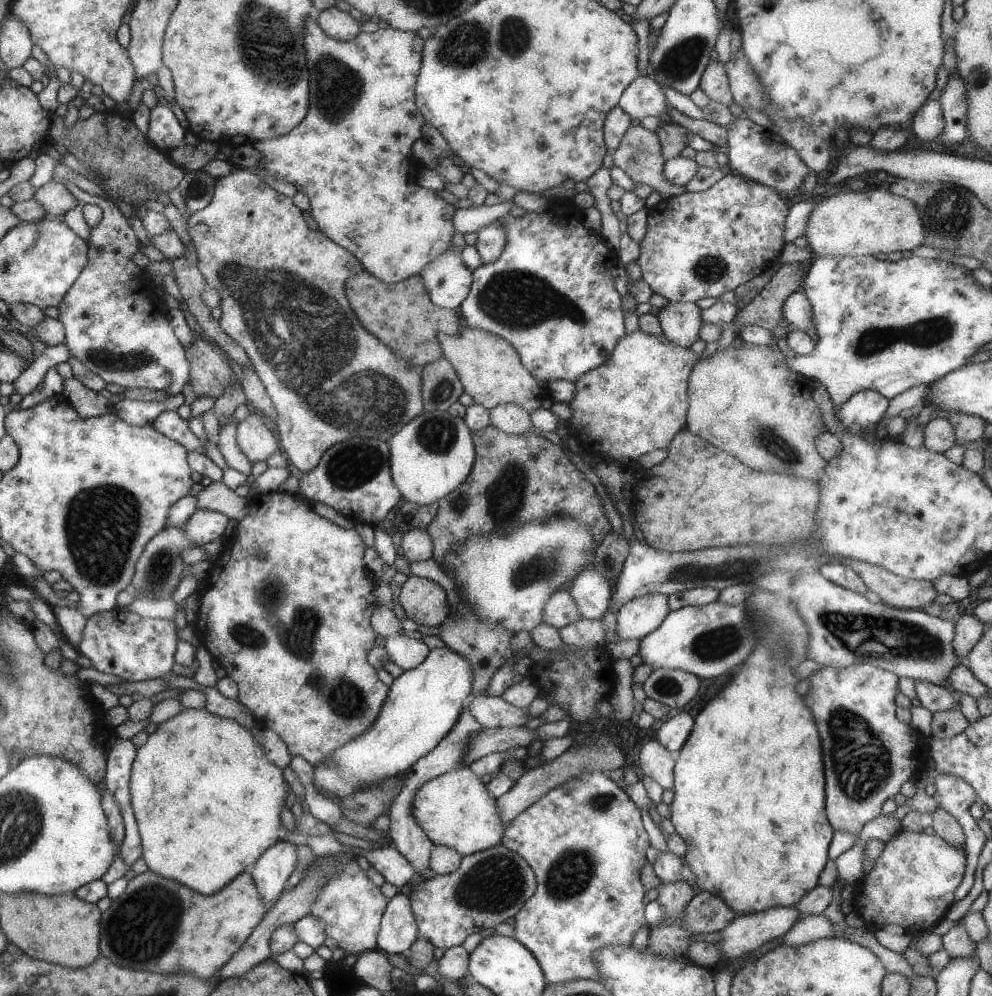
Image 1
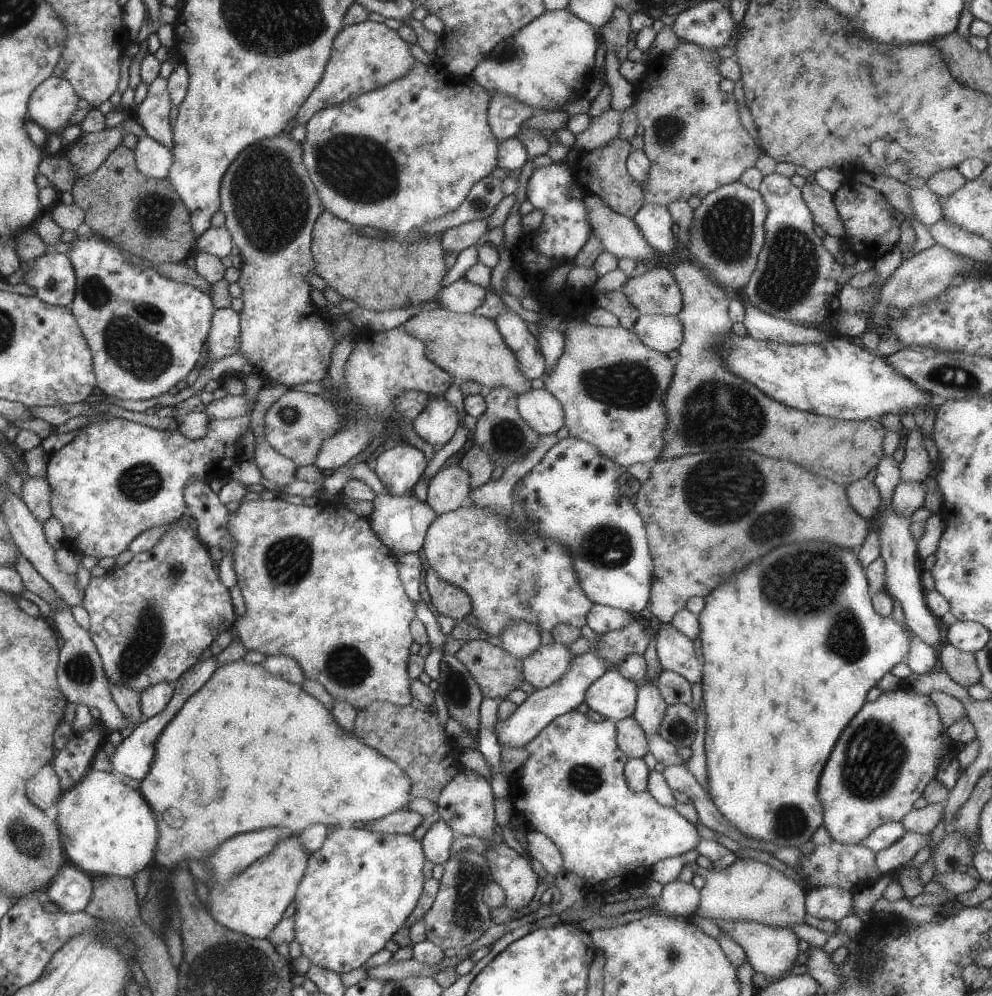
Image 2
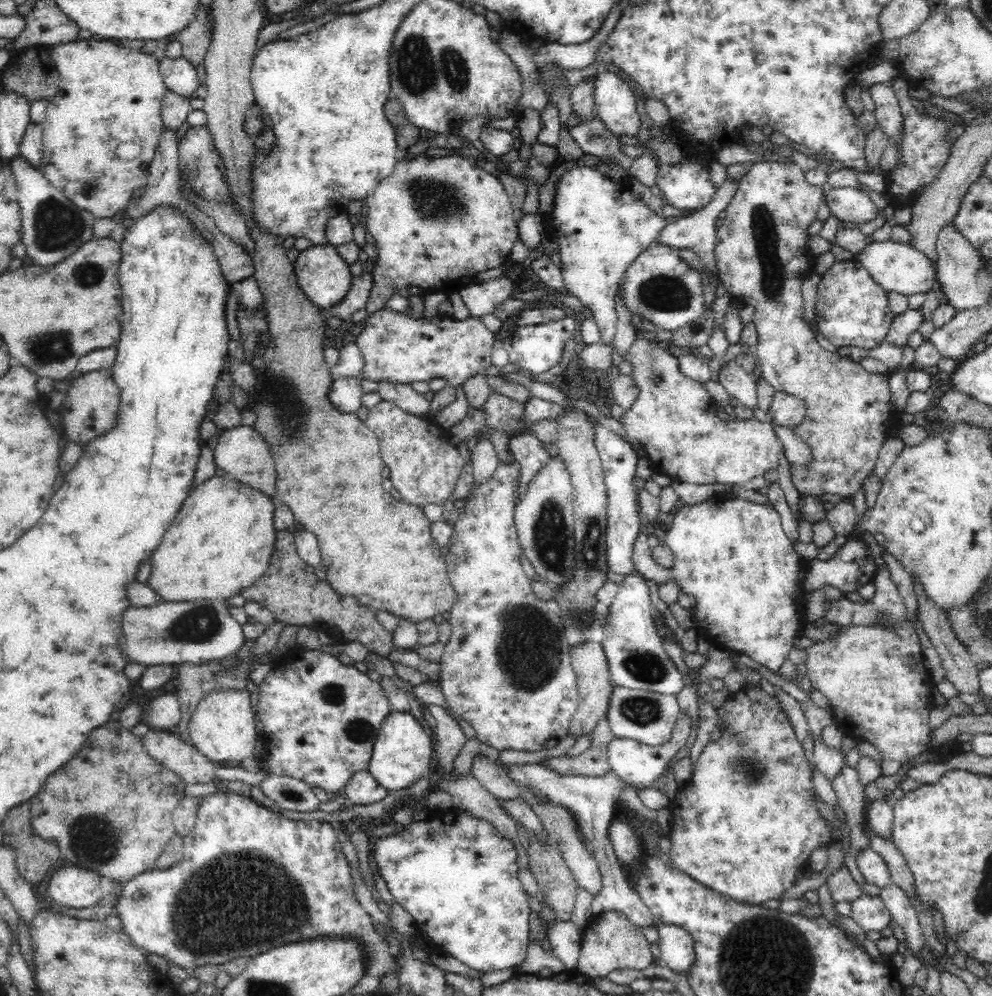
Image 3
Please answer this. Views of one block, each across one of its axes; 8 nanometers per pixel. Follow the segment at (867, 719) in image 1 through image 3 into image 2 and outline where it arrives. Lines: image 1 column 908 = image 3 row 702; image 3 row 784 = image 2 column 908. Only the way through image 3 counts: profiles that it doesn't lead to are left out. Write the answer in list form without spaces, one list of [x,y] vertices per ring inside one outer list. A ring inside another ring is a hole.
[[[899,686],[893,692],[881,692],[875,702],[865,702],[839,734],[817,782],[817,800],[823,806],[823,826],[833,842],[847,846],[859,844],[875,828],[887,822],[901,822],[903,816],[913,810],[913,802],[923,796],[927,782],[935,778],[941,758],[947,754],[953,756],[953,744],[955,742],[941,724],[937,706],[929,696],[917,694],[907,686]]]

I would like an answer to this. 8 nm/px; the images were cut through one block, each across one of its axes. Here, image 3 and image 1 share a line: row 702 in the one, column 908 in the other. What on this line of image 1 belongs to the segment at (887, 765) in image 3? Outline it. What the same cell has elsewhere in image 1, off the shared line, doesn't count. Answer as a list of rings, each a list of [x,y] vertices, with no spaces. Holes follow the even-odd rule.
[[[901,828],[901,832],[897,832],[885,842],[885,848],[881,850],[879,858],[875,858],[875,866],[871,868],[871,872],[863,876],[861,882],[851,886],[847,898],[853,904],[853,912],[865,922],[865,926],[875,932],[881,932],[881,928],[885,926],[899,926],[909,934],[923,934],[931,932],[931,928],[935,928],[951,908],[953,892],[961,884],[963,870],[965,848],[955,848],[939,836],[925,836],[923,832],[909,832]]]

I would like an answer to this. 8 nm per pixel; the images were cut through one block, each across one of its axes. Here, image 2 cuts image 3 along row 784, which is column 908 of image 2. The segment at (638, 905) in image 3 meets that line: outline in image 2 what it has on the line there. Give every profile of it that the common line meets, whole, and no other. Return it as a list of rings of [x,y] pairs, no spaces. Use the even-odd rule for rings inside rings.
[[[881,506],[879,512],[883,514],[883,522],[879,528],[879,542],[881,542],[879,556],[885,560],[885,592],[901,604],[905,614],[905,626],[911,630],[911,634],[919,636],[925,644],[935,648],[939,640],[939,630],[937,630],[939,618],[933,612],[929,612],[929,606],[925,602],[925,590],[921,586],[921,574],[917,570],[917,542],[913,542],[909,534],[911,520],[895,514],[893,506],[889,508]]]

